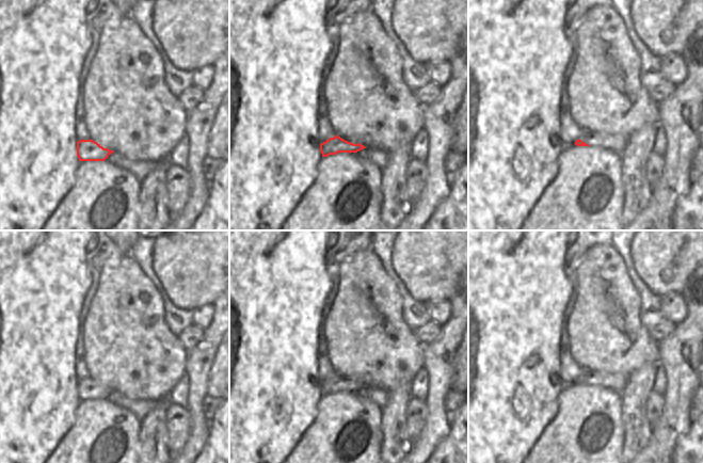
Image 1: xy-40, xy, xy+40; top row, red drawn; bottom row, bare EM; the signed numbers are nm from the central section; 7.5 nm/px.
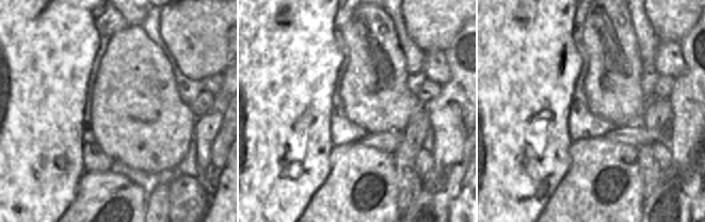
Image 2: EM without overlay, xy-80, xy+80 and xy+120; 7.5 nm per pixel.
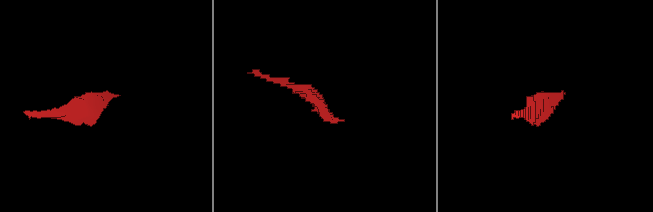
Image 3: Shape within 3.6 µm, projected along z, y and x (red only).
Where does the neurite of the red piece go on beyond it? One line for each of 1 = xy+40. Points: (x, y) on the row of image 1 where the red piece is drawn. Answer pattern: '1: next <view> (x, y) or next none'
1: next xy+40 (613, 142)

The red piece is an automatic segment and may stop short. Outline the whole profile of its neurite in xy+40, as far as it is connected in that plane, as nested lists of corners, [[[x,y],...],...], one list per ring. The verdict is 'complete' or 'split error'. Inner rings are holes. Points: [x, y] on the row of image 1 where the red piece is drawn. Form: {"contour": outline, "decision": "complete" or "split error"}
{"contour": [[[585,131],[575,143],[577,146],[598,146],[613,153],[622,153],[627,145],[627,138],[618,133],[601,133],[598,131]]], "decision": "split error"}

